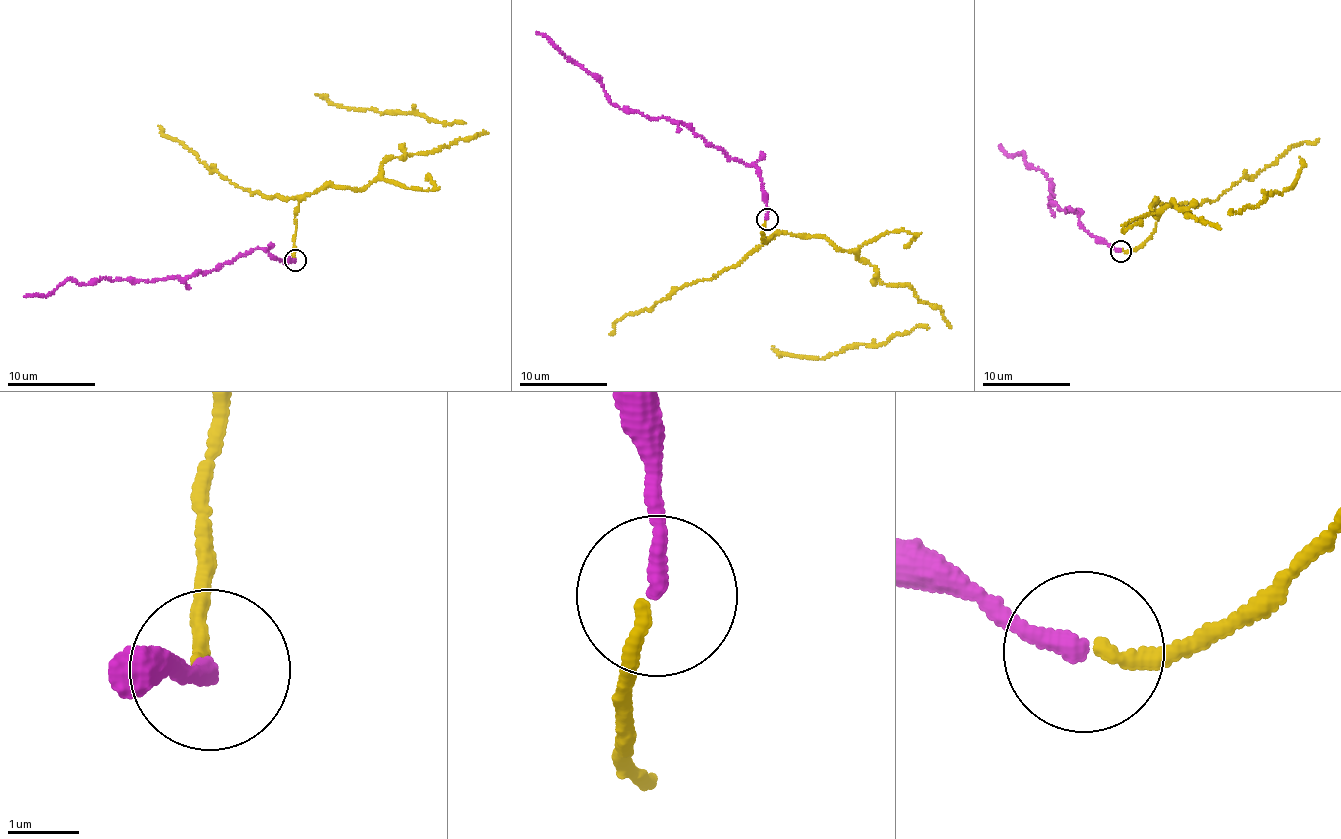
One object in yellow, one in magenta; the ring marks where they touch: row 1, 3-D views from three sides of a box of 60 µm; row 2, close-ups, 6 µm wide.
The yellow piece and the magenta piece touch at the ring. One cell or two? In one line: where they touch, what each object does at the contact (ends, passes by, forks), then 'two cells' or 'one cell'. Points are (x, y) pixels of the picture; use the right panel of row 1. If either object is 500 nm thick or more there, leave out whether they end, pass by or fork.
place (1120, 251); yellow ends; magenta ends; one cell

